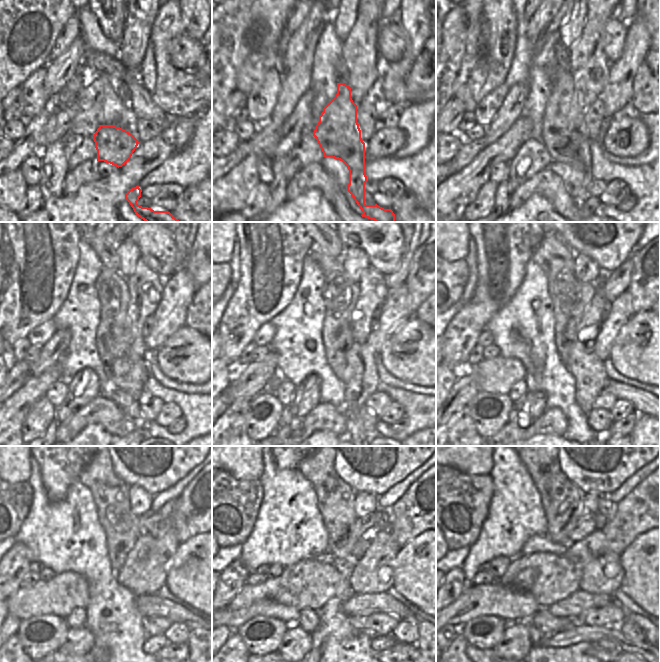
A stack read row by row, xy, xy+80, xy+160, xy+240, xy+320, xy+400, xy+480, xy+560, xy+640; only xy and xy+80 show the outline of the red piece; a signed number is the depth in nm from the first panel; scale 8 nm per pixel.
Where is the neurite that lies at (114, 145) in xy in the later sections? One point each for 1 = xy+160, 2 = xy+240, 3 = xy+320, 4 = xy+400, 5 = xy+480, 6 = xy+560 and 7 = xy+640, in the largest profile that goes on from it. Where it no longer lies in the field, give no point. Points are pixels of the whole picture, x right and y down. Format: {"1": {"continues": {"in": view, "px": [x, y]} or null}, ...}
{"1": {"continues": {"in": "xy+160", "px": [565, 137]}}, "2": {"continues": {"in": "xy+240", "px": [113, 338]}}, "3": {"continues": {"in": "xy+320", "px": [340, 293]}}, "4": {"continues": {"in": "xy+400", "px": [571, 298]}}, "5": {"continues": {"in": "xy+480", "px": [110, 493]}}, "6": {"continues": {"in": "xy+560", "px": [335, 499]}}, "7": {"continues": {"in": "xy+640", "px": [561, 500]}}}

